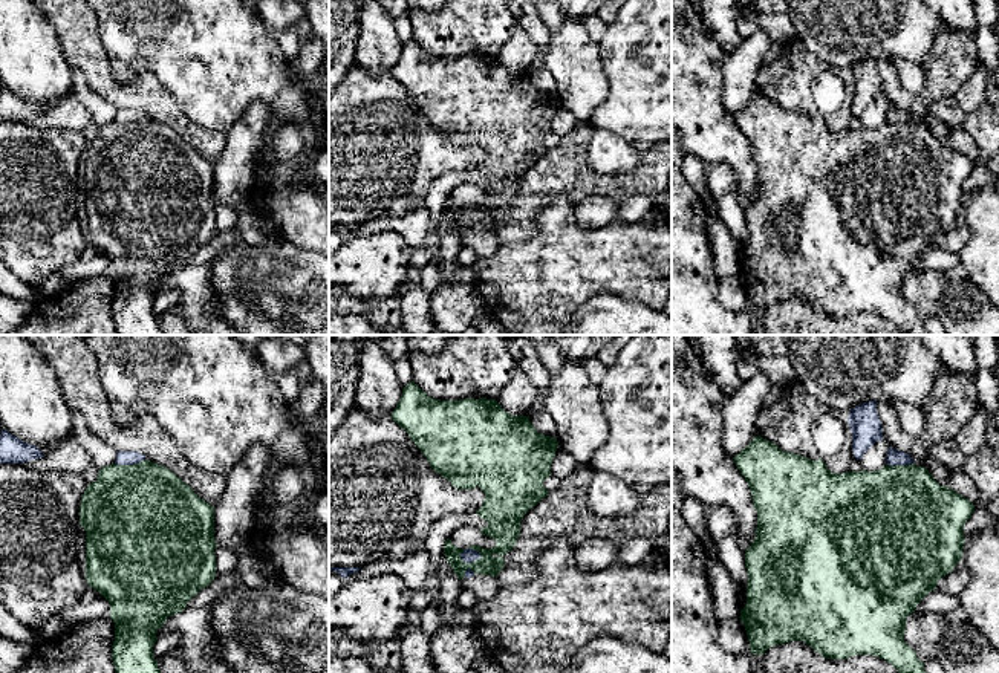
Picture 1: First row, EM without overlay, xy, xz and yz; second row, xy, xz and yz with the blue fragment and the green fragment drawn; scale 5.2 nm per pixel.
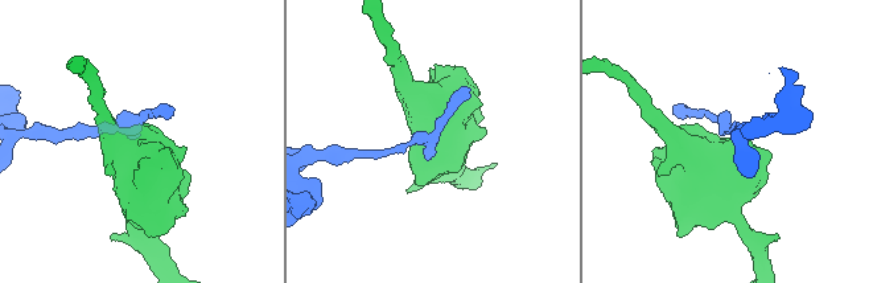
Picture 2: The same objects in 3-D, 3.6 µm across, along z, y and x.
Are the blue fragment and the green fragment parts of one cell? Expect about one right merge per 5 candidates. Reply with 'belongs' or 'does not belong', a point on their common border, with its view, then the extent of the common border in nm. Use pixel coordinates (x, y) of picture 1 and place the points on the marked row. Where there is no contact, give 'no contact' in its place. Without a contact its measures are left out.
does not belong; contact xz (471, 549); length 130 nm

